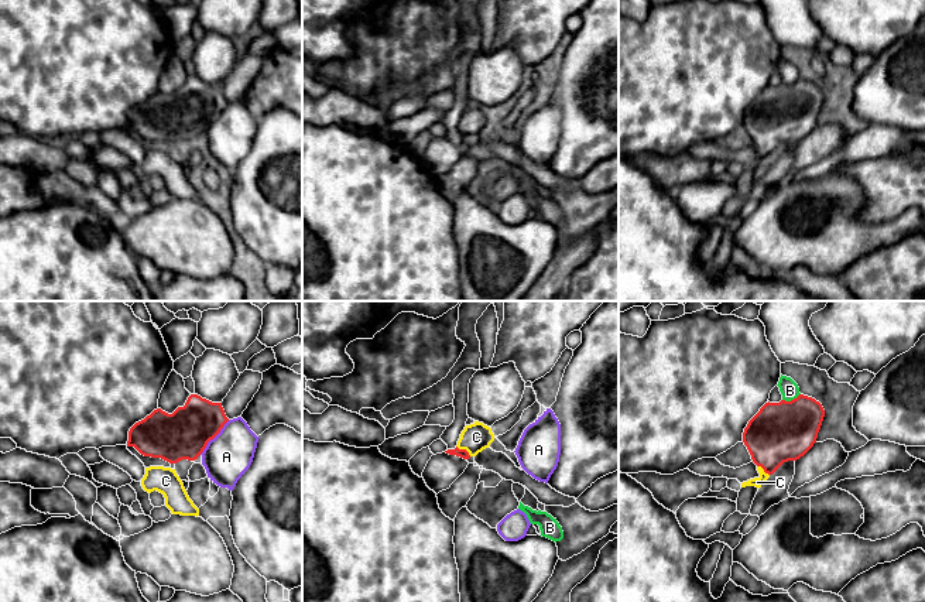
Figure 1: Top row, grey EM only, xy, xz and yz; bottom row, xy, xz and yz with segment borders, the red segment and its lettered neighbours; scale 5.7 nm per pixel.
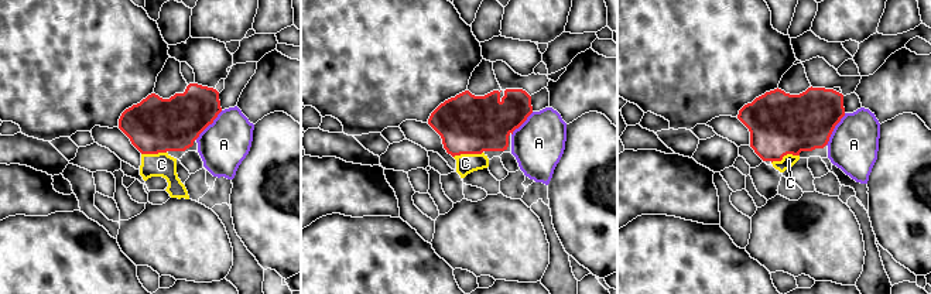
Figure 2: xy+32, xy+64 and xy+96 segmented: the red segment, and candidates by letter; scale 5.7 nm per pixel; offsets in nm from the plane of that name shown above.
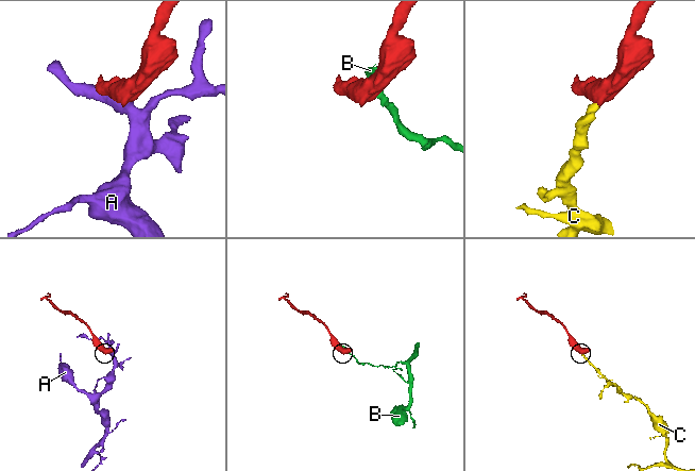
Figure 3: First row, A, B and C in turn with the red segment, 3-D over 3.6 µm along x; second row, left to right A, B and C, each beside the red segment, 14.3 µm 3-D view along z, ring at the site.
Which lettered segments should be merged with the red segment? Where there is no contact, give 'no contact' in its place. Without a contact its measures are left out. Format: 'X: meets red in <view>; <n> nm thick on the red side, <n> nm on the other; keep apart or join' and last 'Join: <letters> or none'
A: meets red in xy; 280 nm thick on the red side, 260 nm on the other; keep apart
B: meets red in yz; 340 nm thick on the red side, 110 nm on the other; keep apart
C: meets red in xz; 50 nm thick on the red side, 160 nm on the other; join
Join: C

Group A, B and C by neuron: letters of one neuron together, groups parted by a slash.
A / B / C

